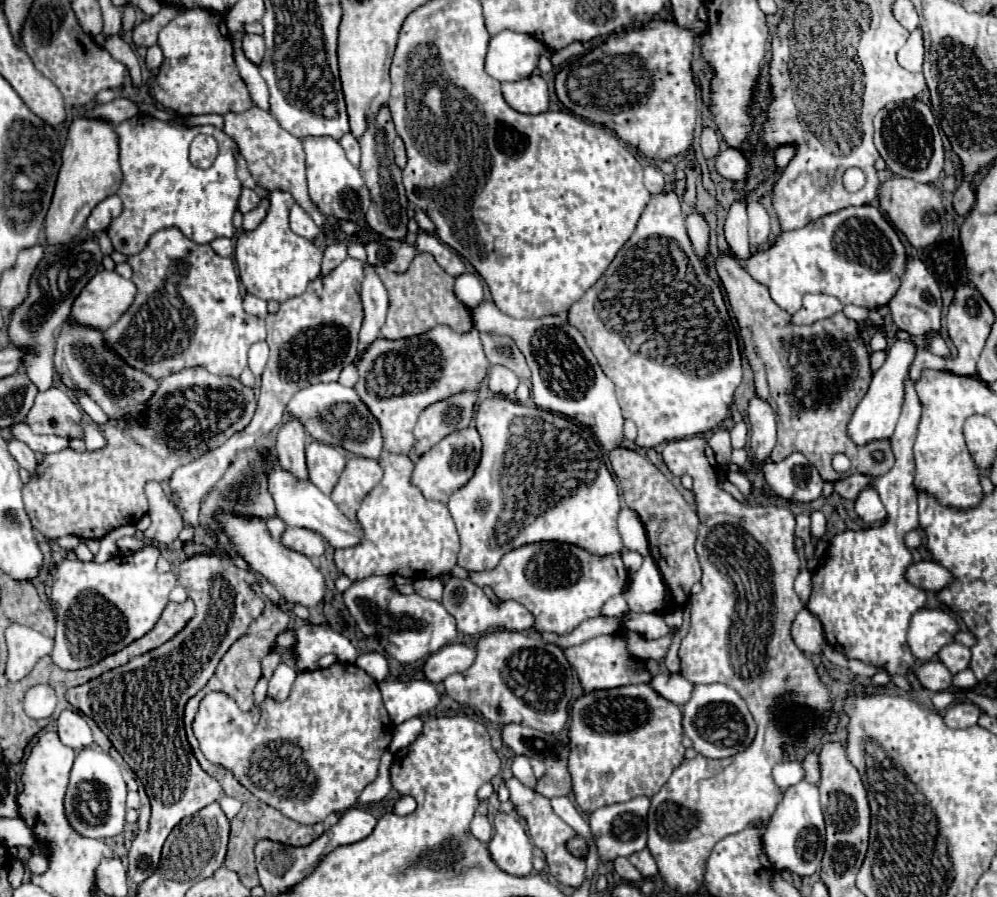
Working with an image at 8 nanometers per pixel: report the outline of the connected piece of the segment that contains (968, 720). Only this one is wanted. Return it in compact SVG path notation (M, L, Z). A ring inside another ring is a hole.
M957 702L945 710L943 718L945 718L945 724L951 728L969 728L969 726L977 724L979 716L981 716L981 710L975 704Z

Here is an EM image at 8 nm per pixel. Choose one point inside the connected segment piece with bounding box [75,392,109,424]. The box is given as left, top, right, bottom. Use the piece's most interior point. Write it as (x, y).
(97, 415)

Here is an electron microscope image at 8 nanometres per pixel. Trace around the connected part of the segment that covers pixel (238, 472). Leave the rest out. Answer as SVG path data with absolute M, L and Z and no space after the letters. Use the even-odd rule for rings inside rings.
M251 448L245 450L241 454L237 454L235 462L229 466L229 470L225 472L225 476L215 484L215 488L203 498L201 504L201 524L211 530L213 534L219 534L219 528L213 522L213 512L215 510L229 510L229 512L239 512L239 514L247 514L247 516L275 516L275 504L273 498L267 490L267 478L263 472L263 452L261 448Z

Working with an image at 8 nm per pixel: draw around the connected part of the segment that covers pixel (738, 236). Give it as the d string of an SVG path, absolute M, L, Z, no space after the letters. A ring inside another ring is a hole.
M743 194L731 204L729 216L725 220L725 238L737 258L751 256L751 248L747 240L747 194Z

